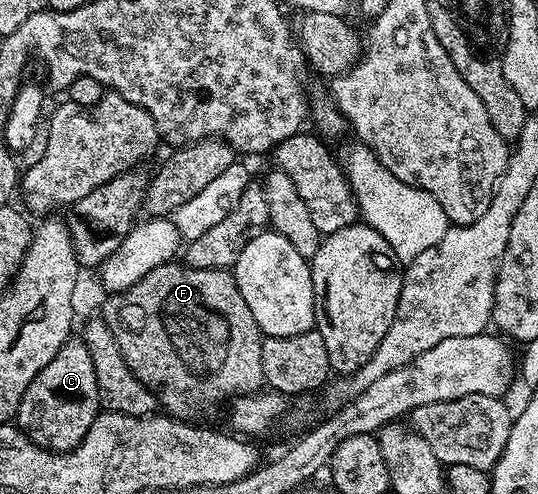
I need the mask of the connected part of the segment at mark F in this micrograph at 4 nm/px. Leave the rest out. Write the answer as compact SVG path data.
M169 263L154 267L150 275L138 279L129 289L105 298L102 320L114 331L122 359L126 359L130 371L155 395L159 408L167 416L192 423L207 409L255 393L264 385L262 334L229 270L195 269L183 263Z

